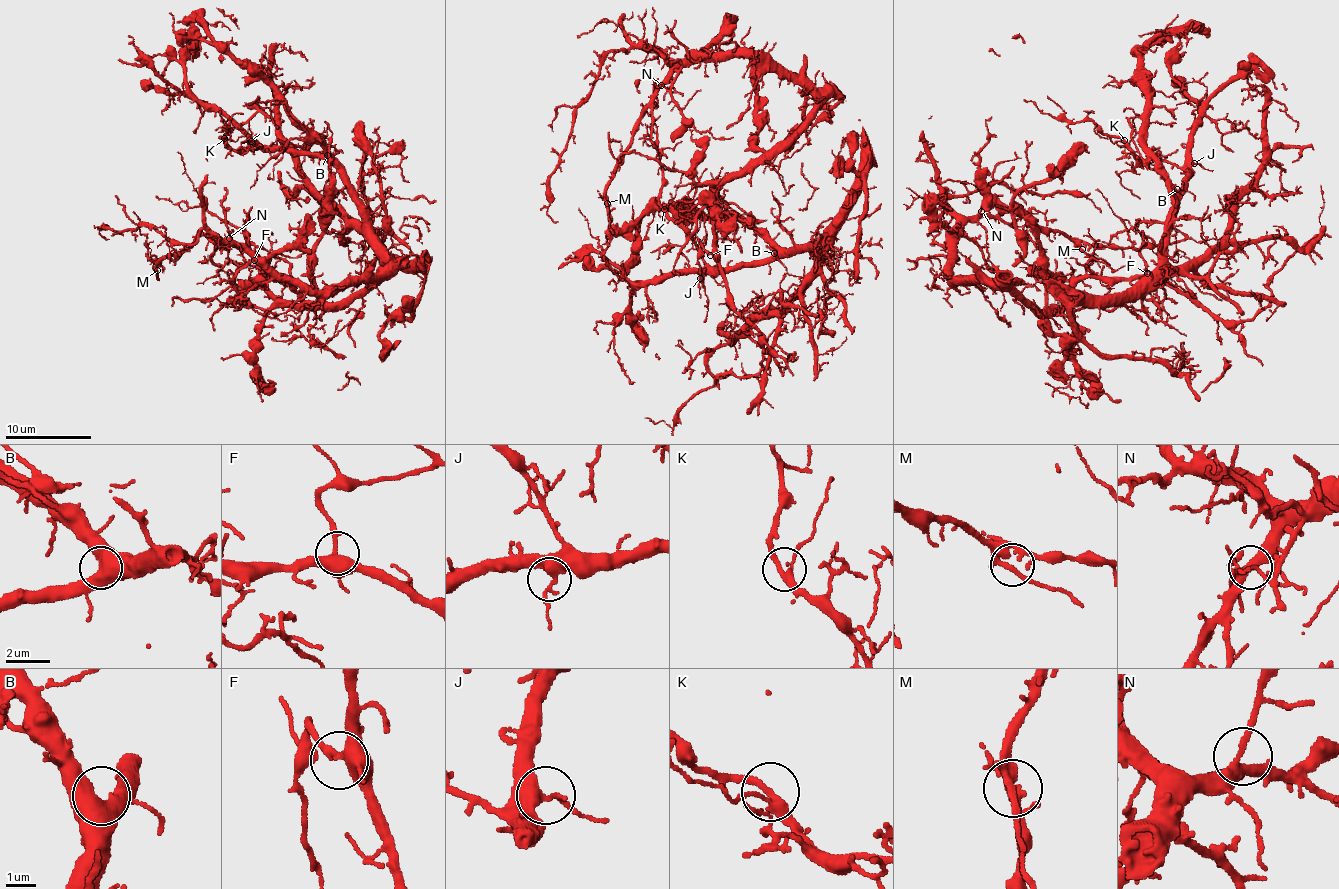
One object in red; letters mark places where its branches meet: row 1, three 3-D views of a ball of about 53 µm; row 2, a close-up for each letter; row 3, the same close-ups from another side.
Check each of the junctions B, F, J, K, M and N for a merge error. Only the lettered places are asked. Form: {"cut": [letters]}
{"cut": []}

